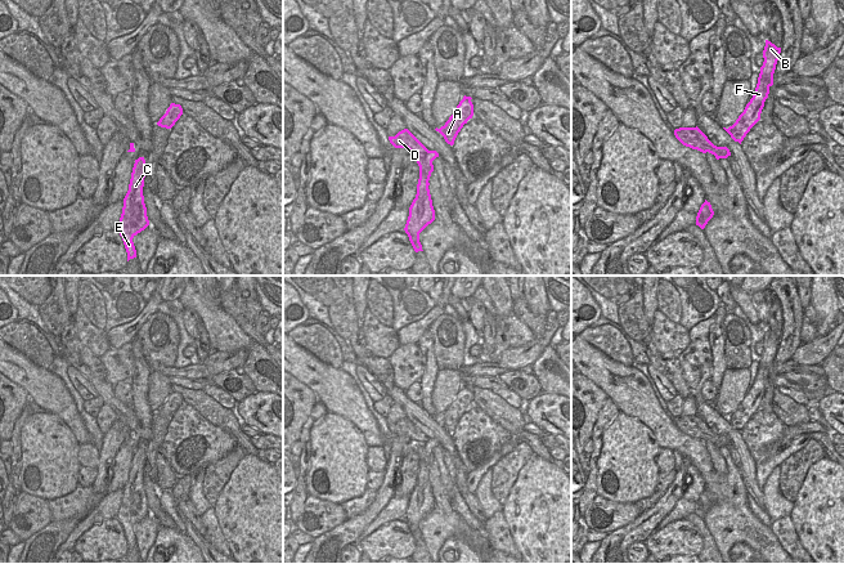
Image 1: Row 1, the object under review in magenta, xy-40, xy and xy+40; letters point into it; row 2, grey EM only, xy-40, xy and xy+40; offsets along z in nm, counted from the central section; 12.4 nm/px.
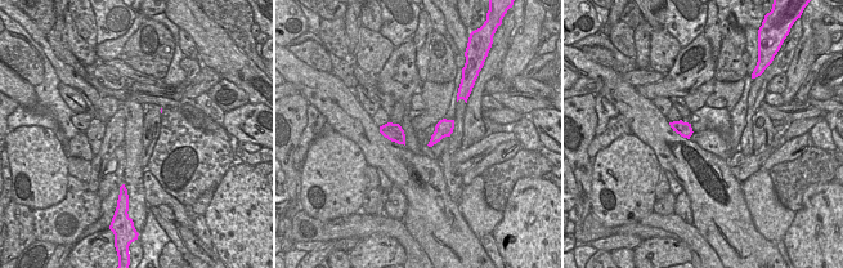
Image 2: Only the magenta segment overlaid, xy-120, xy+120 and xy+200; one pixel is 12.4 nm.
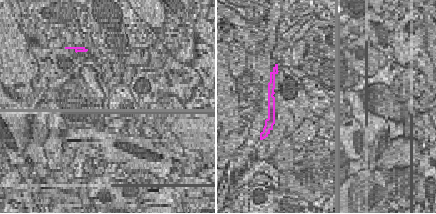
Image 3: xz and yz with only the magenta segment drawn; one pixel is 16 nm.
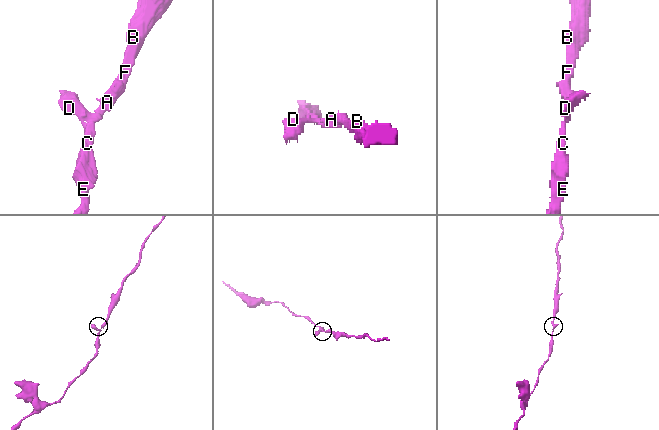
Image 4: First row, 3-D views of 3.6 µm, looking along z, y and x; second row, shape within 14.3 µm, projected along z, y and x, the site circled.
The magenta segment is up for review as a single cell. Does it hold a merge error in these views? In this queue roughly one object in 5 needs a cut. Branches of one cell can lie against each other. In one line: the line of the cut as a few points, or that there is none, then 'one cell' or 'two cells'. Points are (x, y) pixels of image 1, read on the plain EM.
cut none; one cell

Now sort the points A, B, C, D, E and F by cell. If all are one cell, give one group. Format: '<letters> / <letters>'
A B C D E F

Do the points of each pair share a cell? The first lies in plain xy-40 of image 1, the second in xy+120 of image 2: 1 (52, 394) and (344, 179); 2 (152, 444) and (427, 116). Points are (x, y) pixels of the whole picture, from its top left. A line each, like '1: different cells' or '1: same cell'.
1: different cells
2: different cells

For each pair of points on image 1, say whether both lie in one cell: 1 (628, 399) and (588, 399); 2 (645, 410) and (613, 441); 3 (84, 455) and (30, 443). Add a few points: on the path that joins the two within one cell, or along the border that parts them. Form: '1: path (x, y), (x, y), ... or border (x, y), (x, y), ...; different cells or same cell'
1: border (584, 376), (591, 379), (607, 397); different cells
2: border (620, 411), (643, 422), (656, 441); different cells
3: border (79, 444), (80, 466); different cells

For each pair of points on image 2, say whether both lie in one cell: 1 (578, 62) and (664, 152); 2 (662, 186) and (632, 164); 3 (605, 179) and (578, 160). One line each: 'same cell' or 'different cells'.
1: same cell
2: different cells
3: different cells

